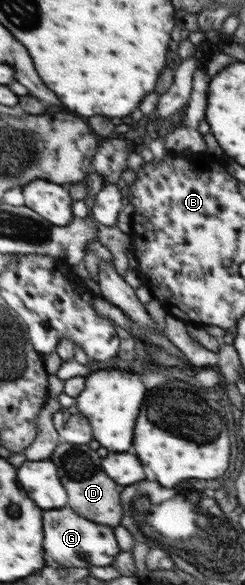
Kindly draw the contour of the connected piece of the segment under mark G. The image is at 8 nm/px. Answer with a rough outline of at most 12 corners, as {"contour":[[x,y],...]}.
{"contour":[[69,507],[47,511],[47,555],[65,567],[113,566],[114,527]]}

